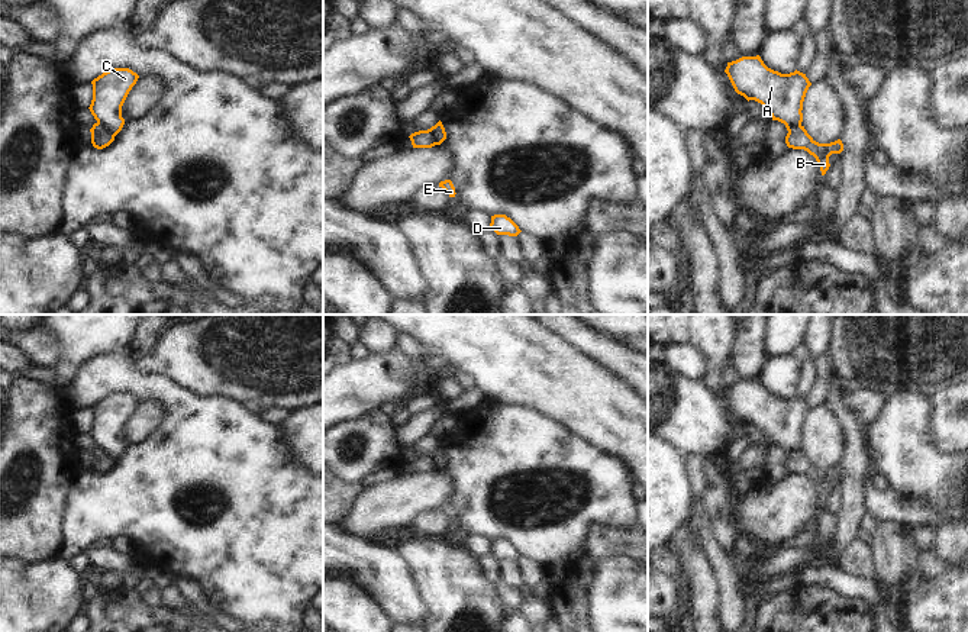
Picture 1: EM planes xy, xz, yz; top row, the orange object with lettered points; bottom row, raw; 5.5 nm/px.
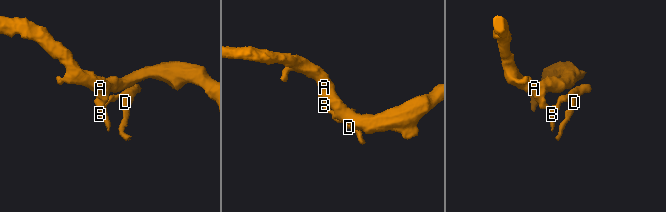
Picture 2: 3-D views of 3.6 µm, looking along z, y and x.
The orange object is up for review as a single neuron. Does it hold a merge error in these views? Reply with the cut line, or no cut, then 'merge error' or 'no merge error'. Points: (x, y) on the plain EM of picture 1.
cut in xy along (97, 447), (115, 460); merge error

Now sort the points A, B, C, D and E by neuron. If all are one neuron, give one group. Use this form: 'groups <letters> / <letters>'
groups A C / B D E

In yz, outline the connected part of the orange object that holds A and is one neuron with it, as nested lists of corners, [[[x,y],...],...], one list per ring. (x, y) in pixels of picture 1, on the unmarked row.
[[[759,380],[727,387],[725,397],[738,419],[761,428],[772,445],[784,448],[787,455],[801,449],[803,426],[811,410],[806,399],[797,394],[790,399],[774,396]]]

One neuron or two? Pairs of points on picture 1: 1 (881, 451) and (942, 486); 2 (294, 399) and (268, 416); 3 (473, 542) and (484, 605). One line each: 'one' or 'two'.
1: one
2: two
3: two

